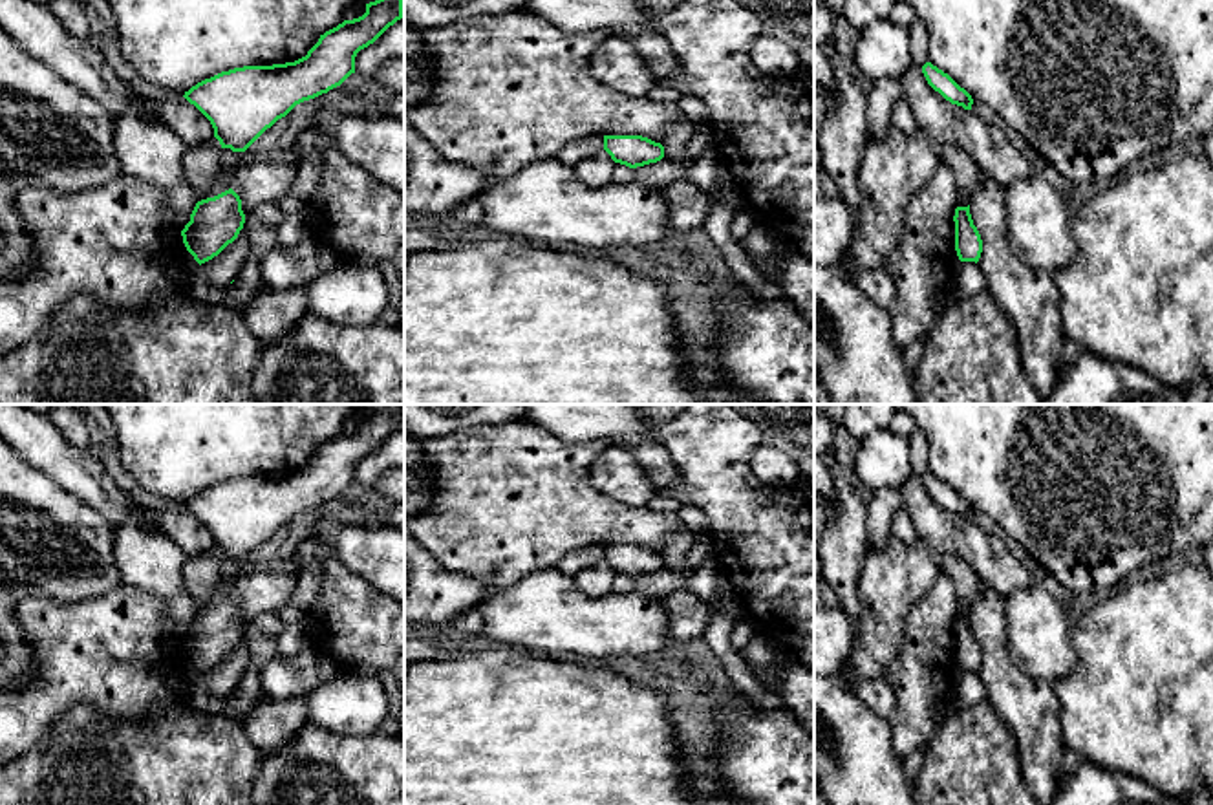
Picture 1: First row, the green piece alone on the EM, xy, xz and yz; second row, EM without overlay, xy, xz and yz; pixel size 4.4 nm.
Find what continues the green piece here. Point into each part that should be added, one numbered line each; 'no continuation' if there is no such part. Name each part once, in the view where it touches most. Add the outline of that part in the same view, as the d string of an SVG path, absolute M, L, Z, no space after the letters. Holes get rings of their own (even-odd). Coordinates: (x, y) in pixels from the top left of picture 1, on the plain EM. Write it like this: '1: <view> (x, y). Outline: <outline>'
no continuation

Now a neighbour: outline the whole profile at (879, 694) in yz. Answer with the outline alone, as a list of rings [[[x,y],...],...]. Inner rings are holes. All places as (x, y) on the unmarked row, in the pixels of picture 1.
[[[884,677],[860,681],[853,693],[884,719],[889,719],[896,708],[895,690]]]

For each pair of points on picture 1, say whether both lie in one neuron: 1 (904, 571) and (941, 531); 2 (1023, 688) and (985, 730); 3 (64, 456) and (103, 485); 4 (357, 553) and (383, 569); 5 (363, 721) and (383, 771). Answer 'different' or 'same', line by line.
1: different
2: different
3: same
4: same
5: different

